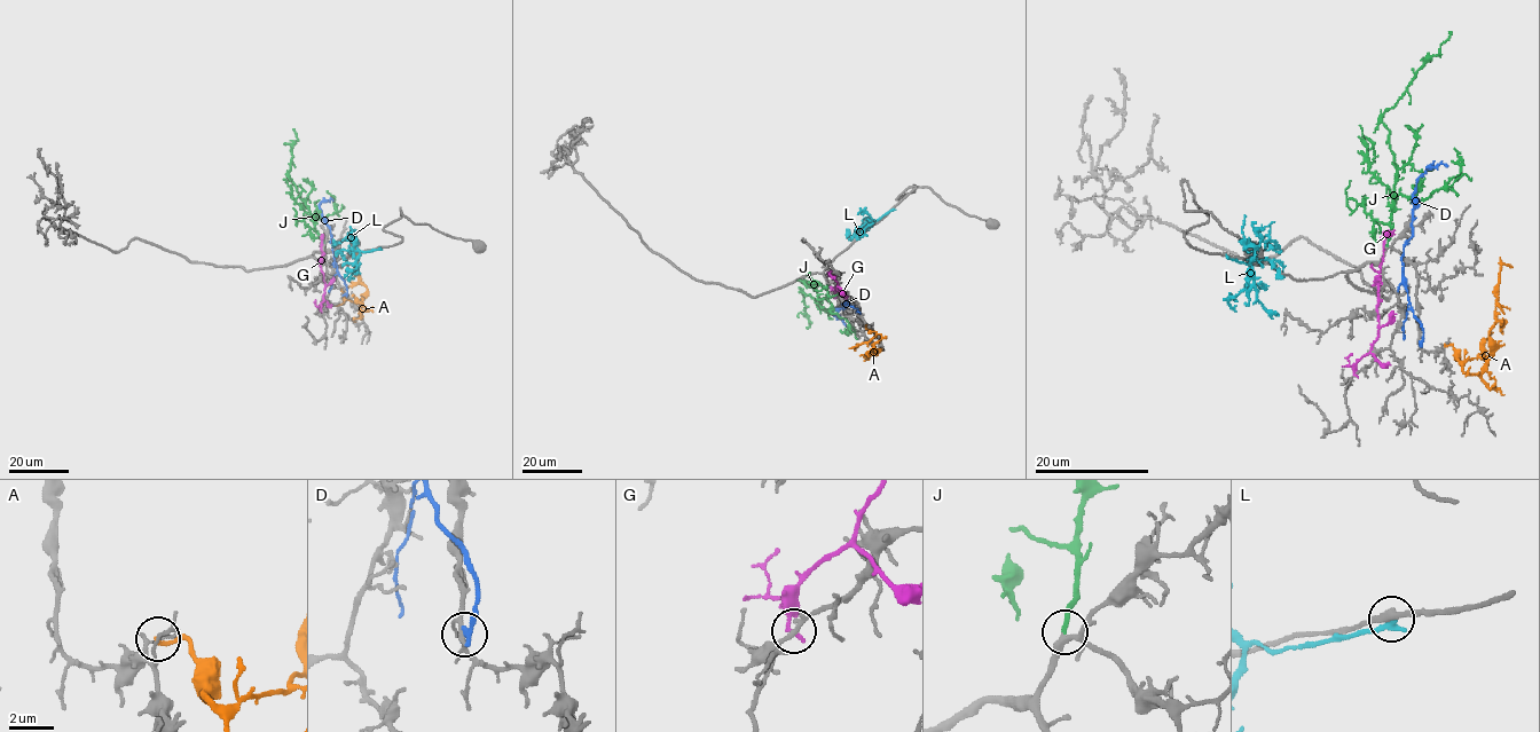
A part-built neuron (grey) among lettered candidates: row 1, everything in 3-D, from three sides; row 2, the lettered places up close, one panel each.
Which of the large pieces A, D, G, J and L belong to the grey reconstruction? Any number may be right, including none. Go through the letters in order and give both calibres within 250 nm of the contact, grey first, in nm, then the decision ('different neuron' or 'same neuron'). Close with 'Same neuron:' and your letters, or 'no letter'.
A: calibres 120 and 190 nm; different neuron
D: calibres 180 and 280 nm; different neuron
G: calibres 200 and 190 nm; different neuron
J: calibres 240 and 240 nm; same neuron
L: calibres 320 and 320 nm; different neuron
Same neuron: J

